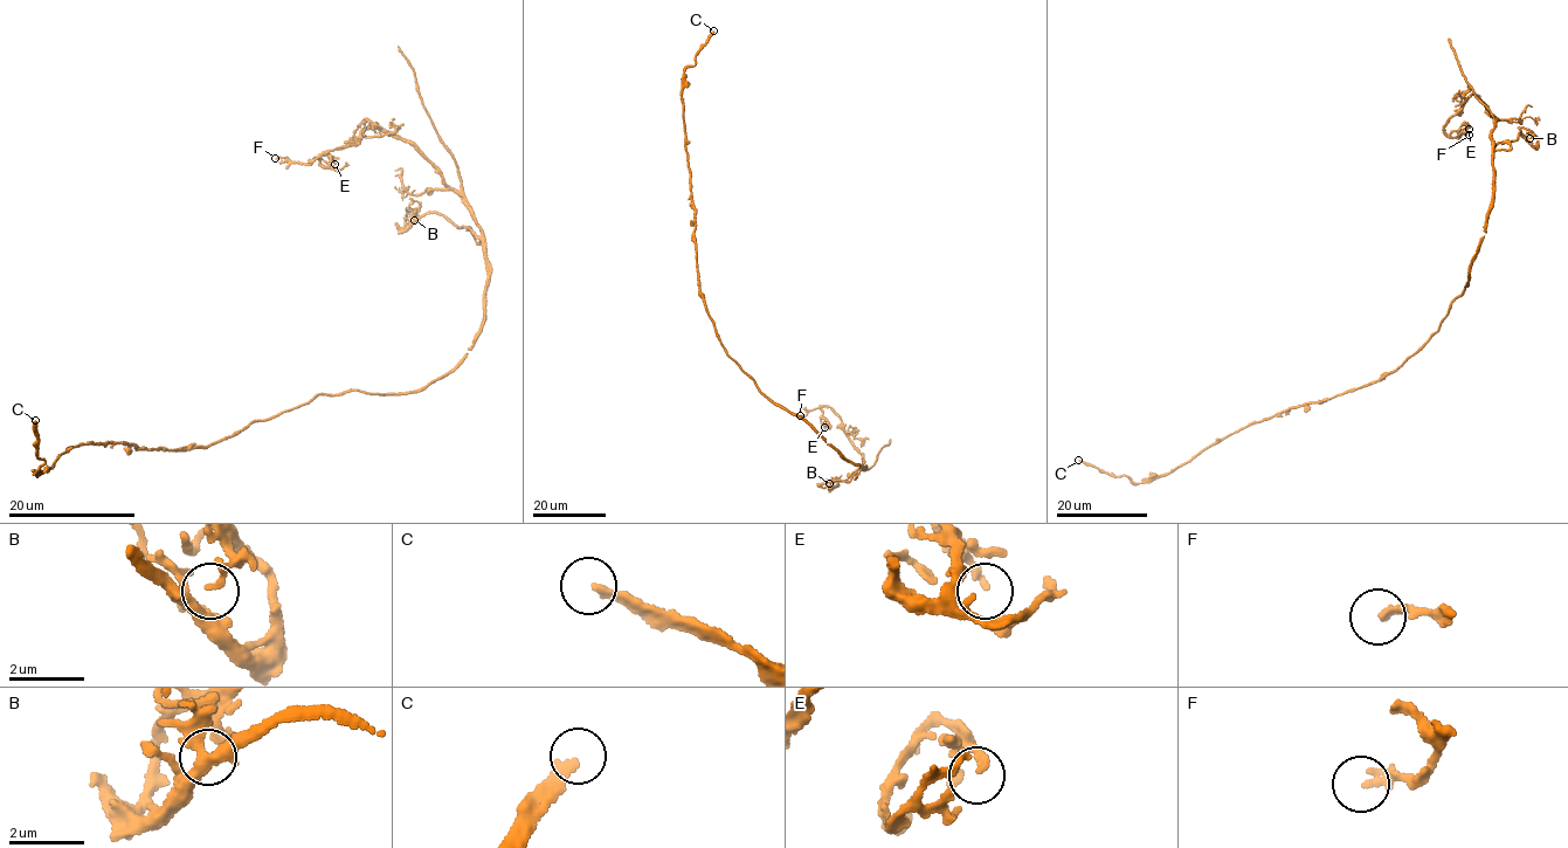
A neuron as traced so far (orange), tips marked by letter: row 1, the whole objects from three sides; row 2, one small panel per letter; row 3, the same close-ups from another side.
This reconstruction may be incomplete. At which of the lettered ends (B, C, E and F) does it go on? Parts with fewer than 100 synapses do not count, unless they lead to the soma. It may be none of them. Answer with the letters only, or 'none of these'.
C

